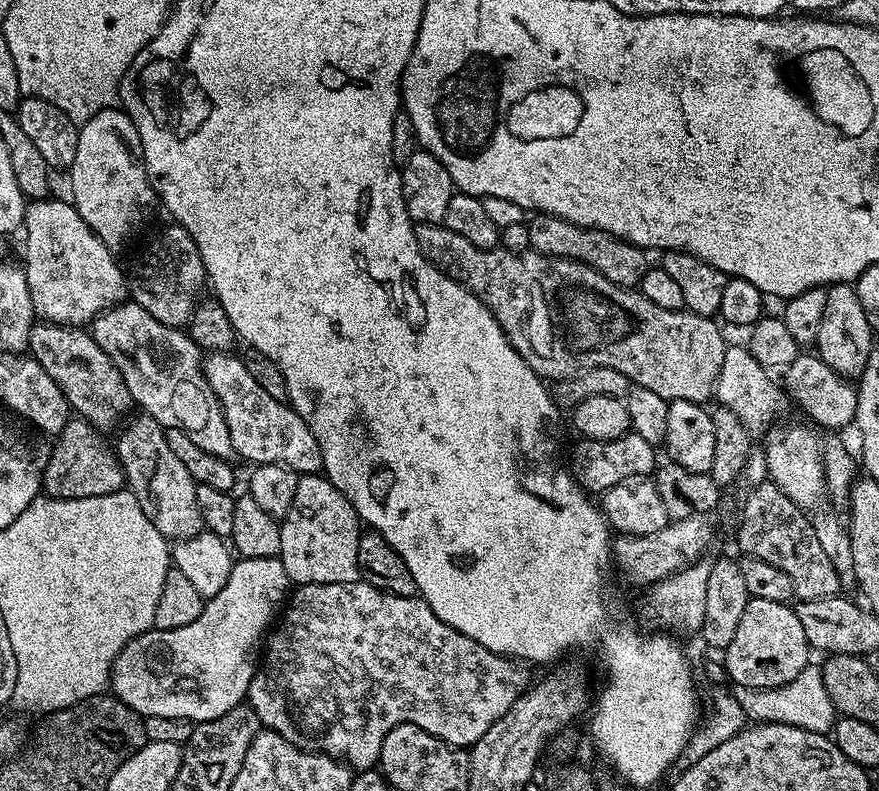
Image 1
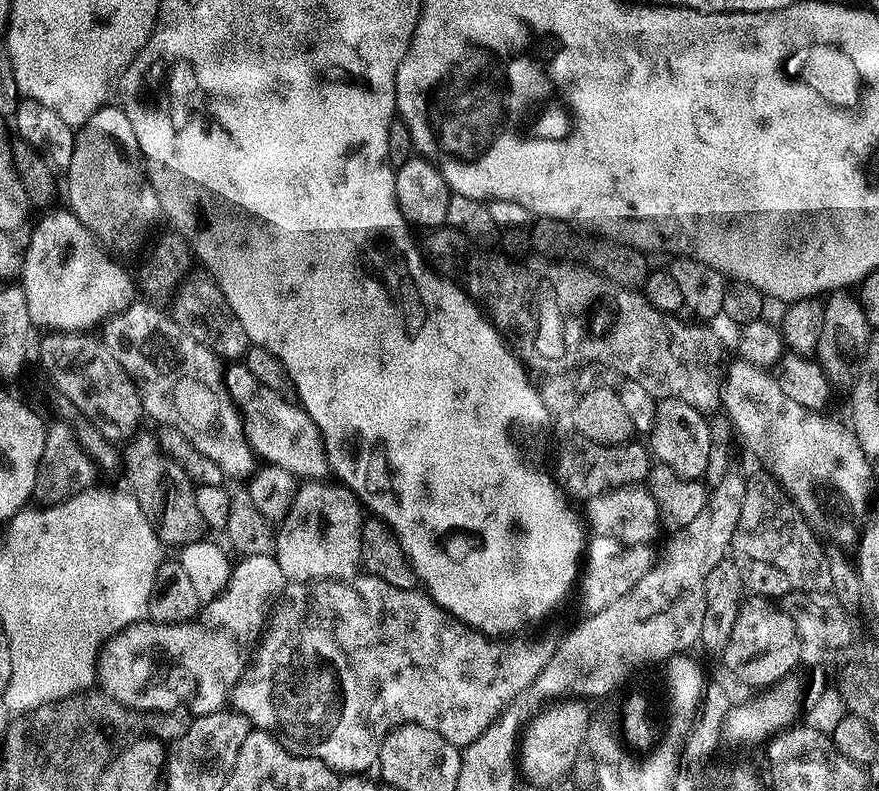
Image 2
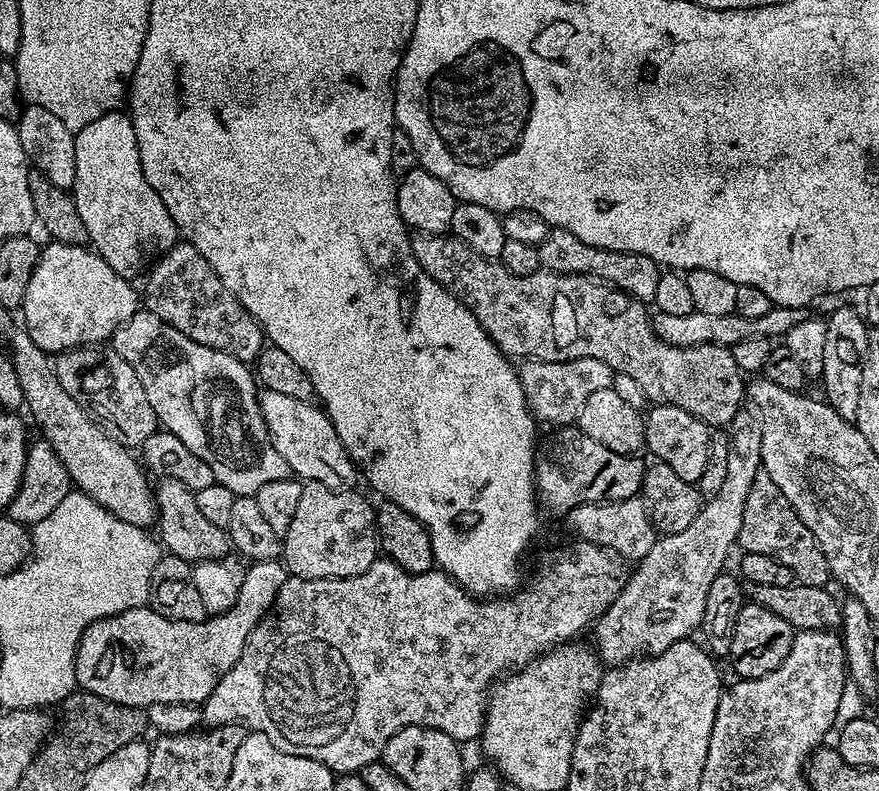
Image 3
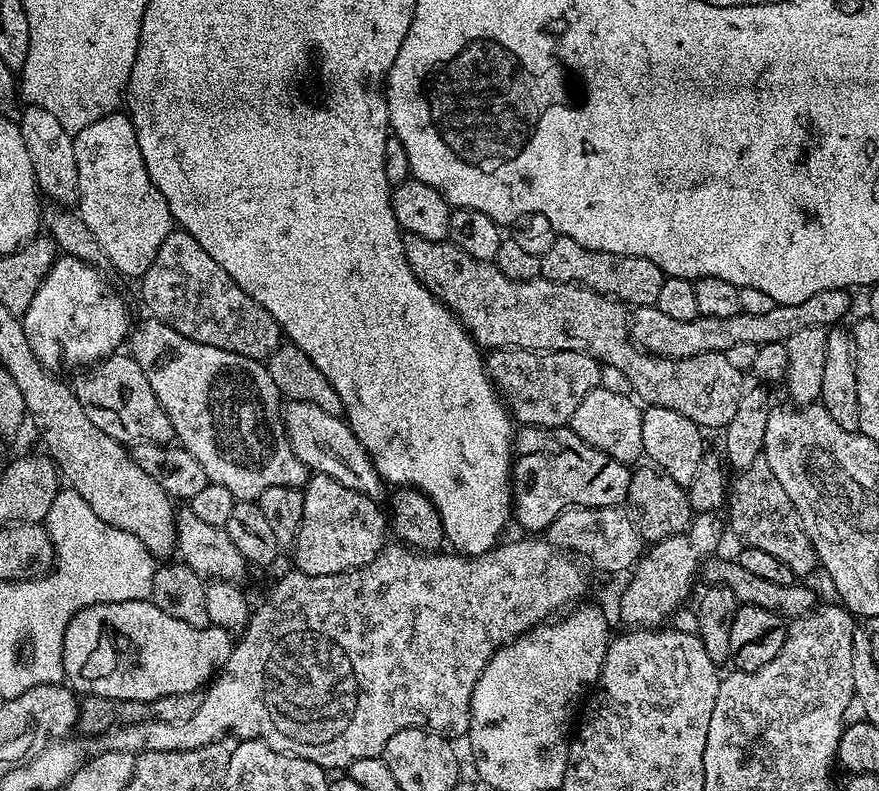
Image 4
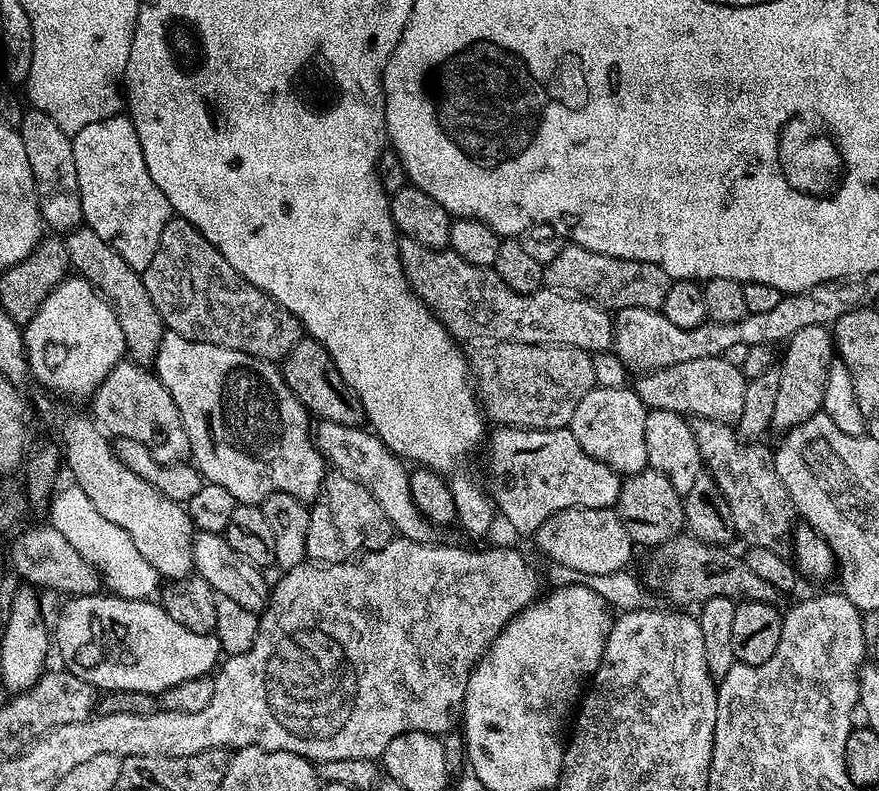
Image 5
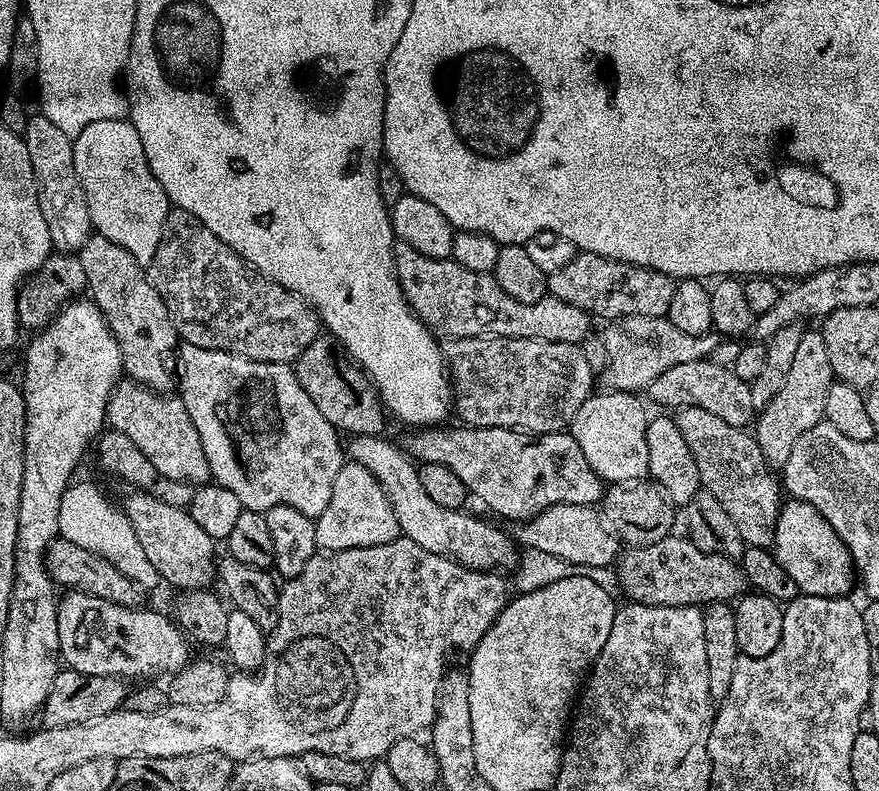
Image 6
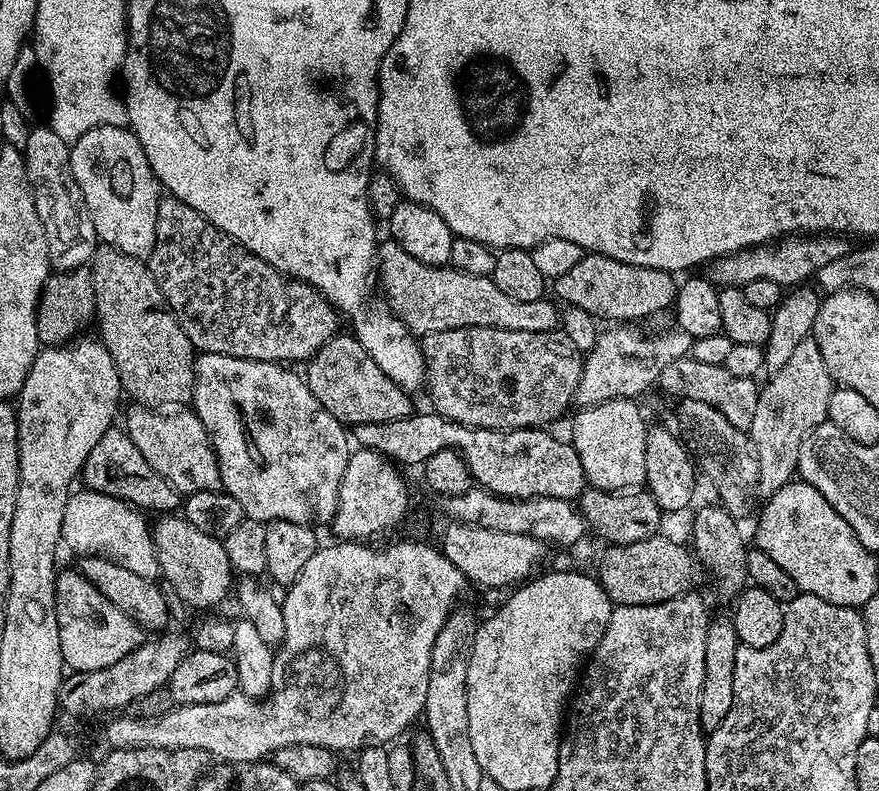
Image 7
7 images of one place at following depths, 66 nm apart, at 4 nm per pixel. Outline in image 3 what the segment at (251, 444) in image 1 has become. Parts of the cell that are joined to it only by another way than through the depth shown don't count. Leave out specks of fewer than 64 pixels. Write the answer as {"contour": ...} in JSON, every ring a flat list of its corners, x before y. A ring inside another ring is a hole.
{"contour":[[267,390,259,393,262,418,268,427,268,439,286,458,289,473,295,474,301,481,317,480,334,488,334,472,328,468,328,460,322,450,322,432,330,426,322,428,320,424,332,424,323,407,307,400,286,398,286,394,278,394],[316,407,316,408,315,408],[297,472,297,473,296,473]]}

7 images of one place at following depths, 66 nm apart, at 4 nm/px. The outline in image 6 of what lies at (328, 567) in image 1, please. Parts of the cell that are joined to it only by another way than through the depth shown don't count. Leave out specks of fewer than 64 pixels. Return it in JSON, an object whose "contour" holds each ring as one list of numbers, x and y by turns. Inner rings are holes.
{"contour":[[345,462,334,478,334,490,330,494,330,506,315,517,316,547,325,553,354,550,366,546,382,546,391,540,401,539,398,518,386,498,380,483,366,470,366,466]]}

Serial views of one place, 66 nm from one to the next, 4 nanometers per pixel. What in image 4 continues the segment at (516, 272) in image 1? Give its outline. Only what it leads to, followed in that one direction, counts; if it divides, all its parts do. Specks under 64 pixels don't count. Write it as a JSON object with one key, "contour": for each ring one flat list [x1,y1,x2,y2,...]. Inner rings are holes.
{"contour":[[407,234,404,236,404,249,406,262,410,262,410,270,414,270,418,282,422,282,426,290,430,290,430,294,438,297,460,319,461,326,472,335,477,345,485,349,525,348,526,351,537,353,577,351,578,354,589,355,601,365,609,364,614,366,614,370,622,370,622,374,630,378,632,392,645,405,675,410,704,430,724,429,730,418,734,418,738,402,744,397,745,373,734,370,723,352,707,352,694,354,690,358,671,360,644,351,632,341,629,309,611,296,603,296,580,284,559,284,543,278,530,282,514,282,506,278,506,274,502,274,502,270,498,270,495,263,470,258,470,254,466,254,448,240,427,240,418,238,418,234]]}

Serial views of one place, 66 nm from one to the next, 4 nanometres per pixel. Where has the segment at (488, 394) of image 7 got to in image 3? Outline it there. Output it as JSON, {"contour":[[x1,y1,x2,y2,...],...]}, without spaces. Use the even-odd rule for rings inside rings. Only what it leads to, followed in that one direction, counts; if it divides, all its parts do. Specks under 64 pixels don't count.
{"contour":[[596,358,570,359,561,363,527,360,521,365,518,375,528,408,539,423,554,424,556,428,567,427,579,421,582,408,590,395,597,390,611,388,616,375,606,362]]}

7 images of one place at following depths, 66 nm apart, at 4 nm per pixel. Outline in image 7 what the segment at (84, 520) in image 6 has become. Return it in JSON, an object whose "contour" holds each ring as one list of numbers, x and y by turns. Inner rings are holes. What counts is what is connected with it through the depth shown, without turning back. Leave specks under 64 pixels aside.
{"contour":[[76,490,66,502,62,540,65,545,68,543,76,548,84,548,84,556,101,556,110,562,118,562,118,566,126,566,126,570,134,570,134,574,139,574,141,578,156,580,160,576,160,567,152,541,152,529,149,521,144,521,144,516,141,509,133,508,131,504,113,496]]}

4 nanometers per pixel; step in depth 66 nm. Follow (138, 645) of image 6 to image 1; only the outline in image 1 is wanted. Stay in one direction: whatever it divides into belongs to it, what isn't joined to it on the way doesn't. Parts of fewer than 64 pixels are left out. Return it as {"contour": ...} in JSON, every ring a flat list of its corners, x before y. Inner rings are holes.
{"contour":[[277,557,237,559,232,565,226,586,205,603,202,614,198,614,198,618,190,622,190,626,182,626,178,630,146,631,133,638,116,655,116,660,112,663,111,691,116,699,133,708,142,718,182,718,196,724,222,718,222,714,245,703,254,675,252,651,260,639,265,639,278,609,285,603,289,592,288,575]]}

